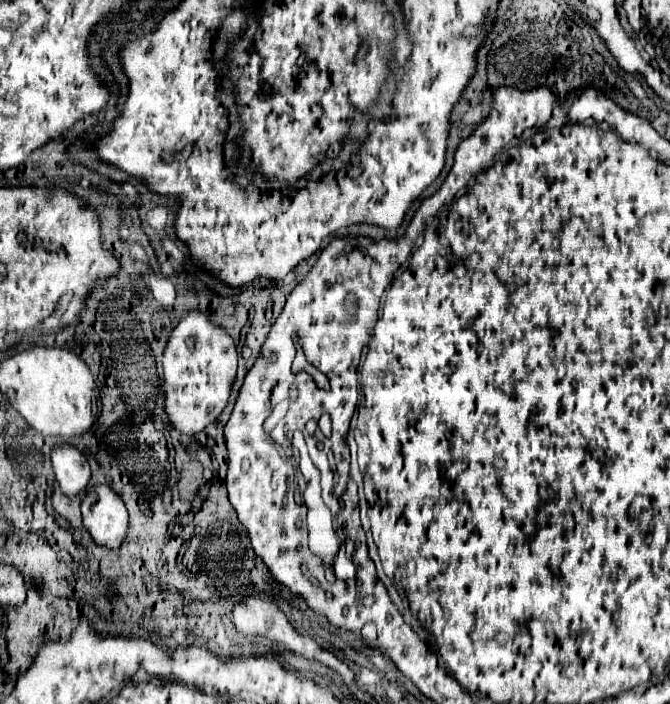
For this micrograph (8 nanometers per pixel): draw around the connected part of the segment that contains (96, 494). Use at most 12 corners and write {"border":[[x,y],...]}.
{"border":[[109,485],[89,489],[83,527],[95,545],[119,551],[129,531]]}

